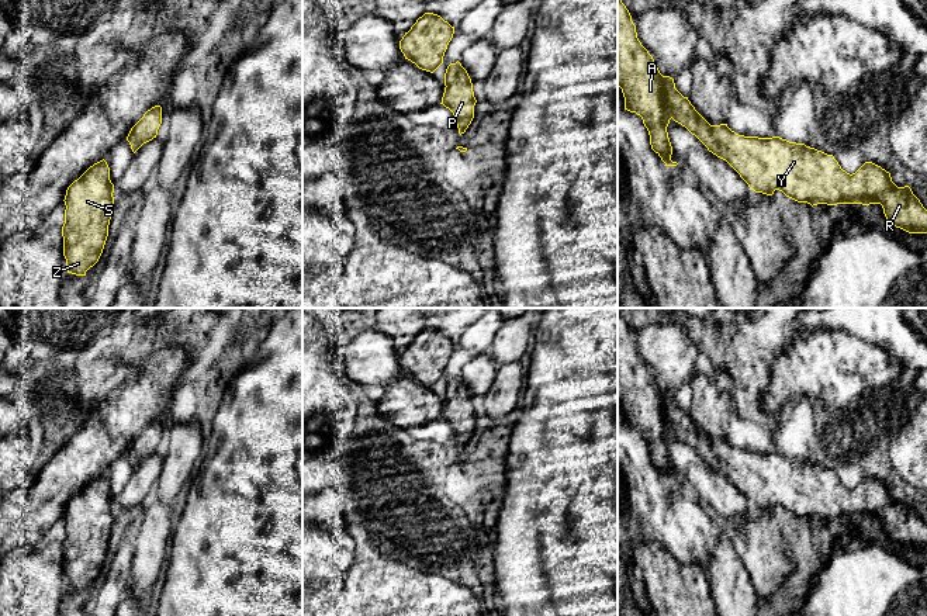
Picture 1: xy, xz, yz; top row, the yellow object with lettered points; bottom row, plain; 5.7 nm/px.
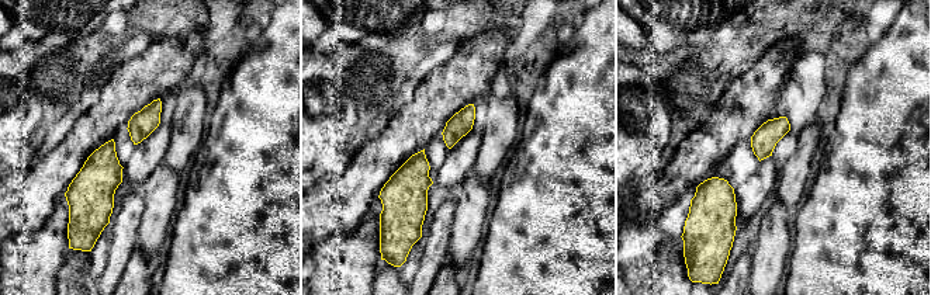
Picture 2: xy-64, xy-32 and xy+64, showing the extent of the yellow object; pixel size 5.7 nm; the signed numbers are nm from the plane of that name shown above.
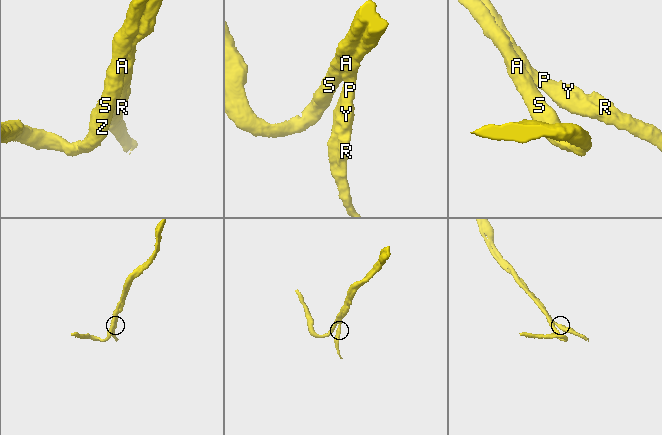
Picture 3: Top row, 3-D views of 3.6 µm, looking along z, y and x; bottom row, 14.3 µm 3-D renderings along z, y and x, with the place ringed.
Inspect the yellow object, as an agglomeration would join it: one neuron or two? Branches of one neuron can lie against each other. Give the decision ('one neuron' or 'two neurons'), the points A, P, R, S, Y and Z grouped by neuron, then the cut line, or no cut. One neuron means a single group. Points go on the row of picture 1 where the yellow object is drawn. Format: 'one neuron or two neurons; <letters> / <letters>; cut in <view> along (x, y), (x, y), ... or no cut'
one neuron; A P R S Y Z; no cut

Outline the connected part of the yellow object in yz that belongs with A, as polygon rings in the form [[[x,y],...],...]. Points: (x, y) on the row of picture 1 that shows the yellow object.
[[[618,0],[618,86],[625,97],[625,110],[641,117],[650,135],[651,149],[665,166],[677,166],[671,160],[672,146],[667,127],[672,118],[695,135],[709,152],[726,160],[755,193],[772,195],[775,190],[786,197],[817,204],[881,204],[886,219],[909,233],[927,233],[927,210],[909,186],[897,187],[890,173],[881,166],[865,162],[855,173],[841,169],[833,155],[827,155],[805,143],[789,142],[779,136],[744,136],[731,131],[727,124],[710,125],[677,89],[674,79],[663,76],[648,51],[637,38],[636,25],[622,0]]]

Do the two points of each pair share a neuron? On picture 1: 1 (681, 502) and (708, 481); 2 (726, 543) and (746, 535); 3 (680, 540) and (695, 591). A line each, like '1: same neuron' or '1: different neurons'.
1: different neurons
2: different neurons
3: different neurons

